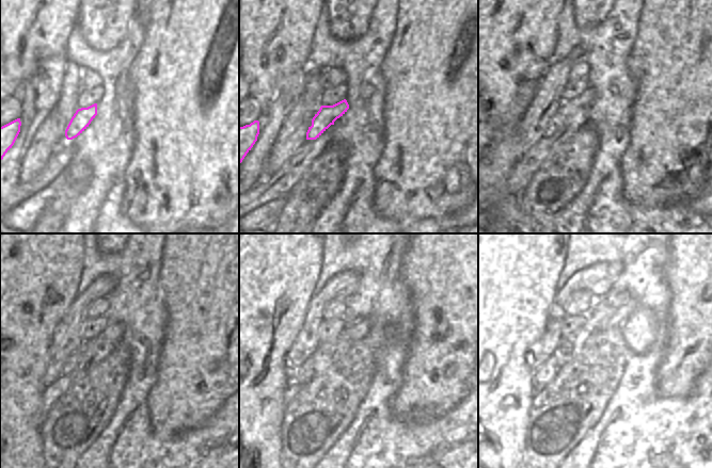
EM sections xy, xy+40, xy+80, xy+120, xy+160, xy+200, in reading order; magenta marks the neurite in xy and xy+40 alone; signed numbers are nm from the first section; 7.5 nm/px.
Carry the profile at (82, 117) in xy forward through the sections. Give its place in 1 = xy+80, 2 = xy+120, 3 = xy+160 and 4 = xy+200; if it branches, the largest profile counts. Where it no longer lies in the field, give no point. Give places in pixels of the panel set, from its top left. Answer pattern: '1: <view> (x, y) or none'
1: xy+80 (580, 106)
2: xy+120 (112, 335)
3: xy+160 (357, 328)
4: xy+200 (579, 349)

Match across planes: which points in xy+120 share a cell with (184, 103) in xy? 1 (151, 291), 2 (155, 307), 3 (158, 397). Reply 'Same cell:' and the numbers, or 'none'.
Same cell: 3

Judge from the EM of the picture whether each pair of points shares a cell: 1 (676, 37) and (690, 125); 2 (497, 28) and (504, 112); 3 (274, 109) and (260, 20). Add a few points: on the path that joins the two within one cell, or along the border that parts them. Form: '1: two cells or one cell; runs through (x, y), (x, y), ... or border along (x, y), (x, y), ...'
1: one cell; runs through (690, 59), (690, 103)
2: one cell; runs through (497, 49), (500, 91)
3: two cells; border along (287, 73), (277, 77), (272, 99), (259, 114)

